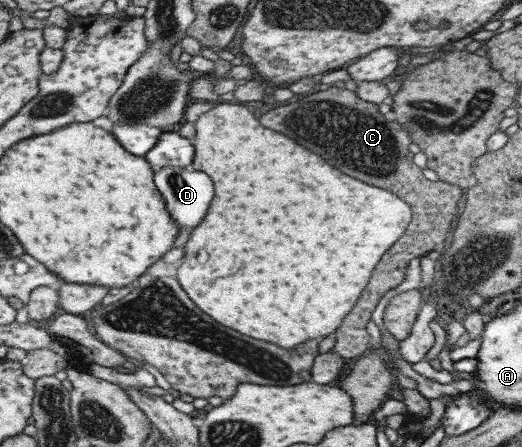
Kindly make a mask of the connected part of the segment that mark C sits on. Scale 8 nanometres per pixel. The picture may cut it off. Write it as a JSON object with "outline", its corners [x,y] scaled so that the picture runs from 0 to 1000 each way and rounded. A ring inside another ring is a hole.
{"outline":[[[642,190],[590,210],[567,228],[523,242],[494,266],[498,282],[559,309],[567,322],[582,327],[598,345],[609,345],[655,389],[667,389],[670,398],[682,398],[697,412],[736,421],[787,463],[789,483],[776,519],[751,546],[751,559],[728,577],[720,604],[713,604],[713,622],[697,644],[697,658],[690,658],[682,685],[659,711],[651,738],[640,743],[644,770],[634,783],[657,808],[678,805],[707,785],[709,752],[697,732],[705,725],[709,700],[726,667],[774,624],[785,575],[808,575],[816,564],[845,550],[862,497],[875,485],[874,452],[885,434],[883,421],[874,414],[824,405],[808,391],[807,378],[789,362],[791,345],[782,338],[784,302],[768,277],[730,255],[720,237],[690,224],[678,204]],[[655,268],[674,268],[674,286],[667,277],[659,282]]]}

